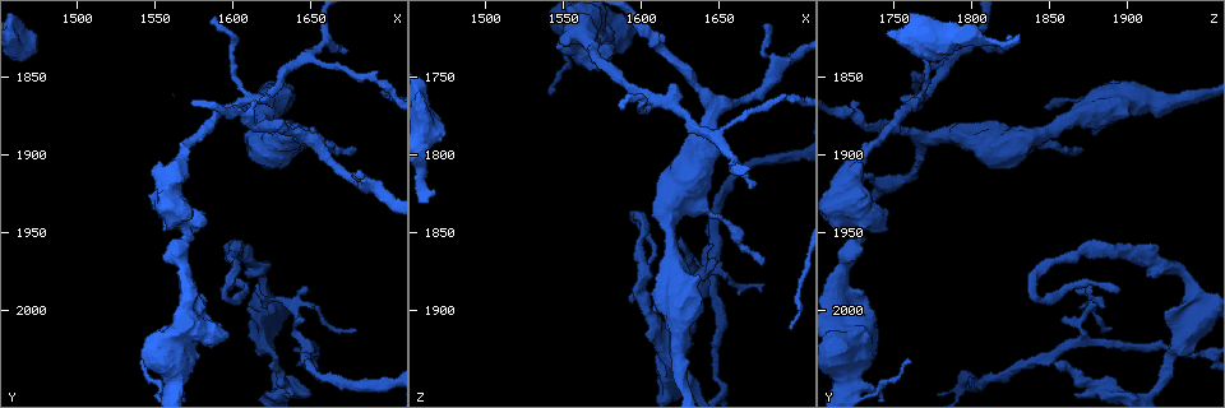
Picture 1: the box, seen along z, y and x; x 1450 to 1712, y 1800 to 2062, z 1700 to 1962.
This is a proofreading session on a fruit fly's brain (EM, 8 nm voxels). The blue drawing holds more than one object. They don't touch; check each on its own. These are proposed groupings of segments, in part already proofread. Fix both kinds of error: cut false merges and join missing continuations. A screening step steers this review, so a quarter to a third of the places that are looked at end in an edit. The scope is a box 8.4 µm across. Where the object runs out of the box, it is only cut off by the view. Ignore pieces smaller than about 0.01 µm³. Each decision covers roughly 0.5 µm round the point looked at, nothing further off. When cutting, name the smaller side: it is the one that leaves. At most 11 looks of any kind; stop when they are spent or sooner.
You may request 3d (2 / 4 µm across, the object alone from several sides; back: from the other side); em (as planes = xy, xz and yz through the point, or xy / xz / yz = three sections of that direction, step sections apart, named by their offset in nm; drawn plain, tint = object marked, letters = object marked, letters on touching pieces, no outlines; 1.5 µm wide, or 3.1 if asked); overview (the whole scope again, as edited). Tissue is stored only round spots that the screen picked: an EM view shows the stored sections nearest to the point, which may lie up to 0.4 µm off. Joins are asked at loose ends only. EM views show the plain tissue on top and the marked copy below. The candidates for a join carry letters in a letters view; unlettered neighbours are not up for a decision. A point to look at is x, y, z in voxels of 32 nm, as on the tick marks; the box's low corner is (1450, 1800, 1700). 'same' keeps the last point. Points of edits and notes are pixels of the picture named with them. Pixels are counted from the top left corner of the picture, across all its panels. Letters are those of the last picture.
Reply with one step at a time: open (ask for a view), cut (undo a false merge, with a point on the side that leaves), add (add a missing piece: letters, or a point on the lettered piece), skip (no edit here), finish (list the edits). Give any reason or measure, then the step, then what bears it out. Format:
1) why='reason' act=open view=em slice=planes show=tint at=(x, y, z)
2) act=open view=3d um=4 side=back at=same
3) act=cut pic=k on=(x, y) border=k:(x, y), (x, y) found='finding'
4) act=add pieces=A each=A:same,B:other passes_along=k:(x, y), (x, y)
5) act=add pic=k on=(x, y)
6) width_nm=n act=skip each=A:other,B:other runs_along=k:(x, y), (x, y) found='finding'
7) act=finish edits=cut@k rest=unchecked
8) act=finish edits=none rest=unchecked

why='abrupt turn' act=open view=em slice=yz step=8 show=letters at=(1568, 1944, 1730)

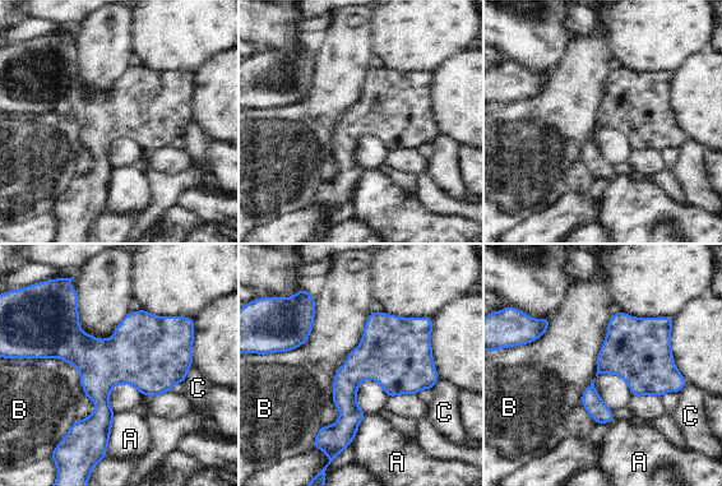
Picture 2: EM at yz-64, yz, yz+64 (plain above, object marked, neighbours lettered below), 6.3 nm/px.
why='cut it another way' act=open view=em slice=planes show=letters at=same

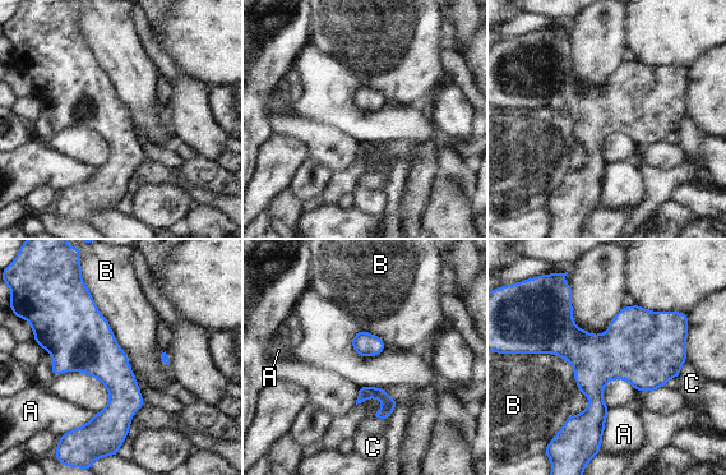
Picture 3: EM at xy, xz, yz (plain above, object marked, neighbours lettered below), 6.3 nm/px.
longest_contact=B:800nm act=skip each=A:other,B:other,C:other border=3:(82, 280), (123, 350), (139, 388) found='one cell here'

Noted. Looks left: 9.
why='sharp bend' act=open view=3d um=2 side=back at=(1594, 1992, 1838)

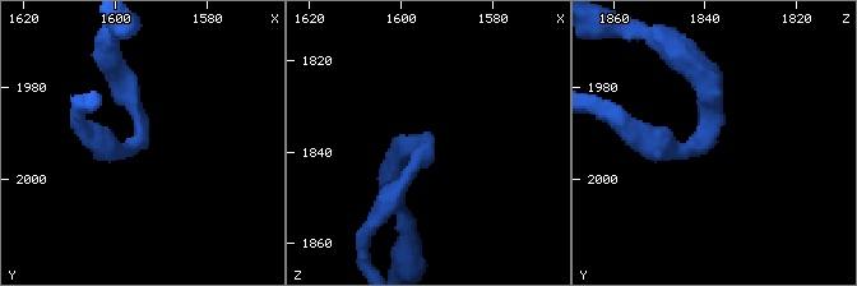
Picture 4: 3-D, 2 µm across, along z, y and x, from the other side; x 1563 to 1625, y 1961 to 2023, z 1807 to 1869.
act=open view=em slice=planes show=letters at=(1595, 1990, 1839)

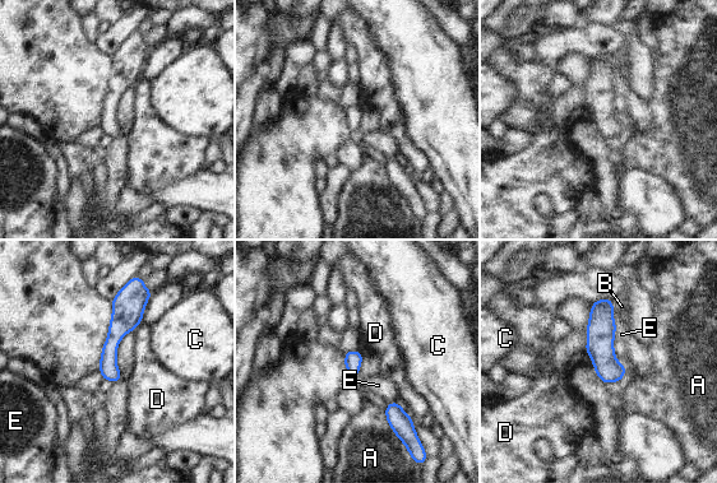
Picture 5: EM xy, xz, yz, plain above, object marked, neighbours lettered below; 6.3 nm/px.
width_nm=100 act=skip each=A:other,B:other,C:other,D:other,E:other runs_along=5:(132, 288), (106, 376) found='all the same cell'

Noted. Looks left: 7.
why='long arm stops here' act=open view=3d um=4 at=(1596, 1988, 1894)

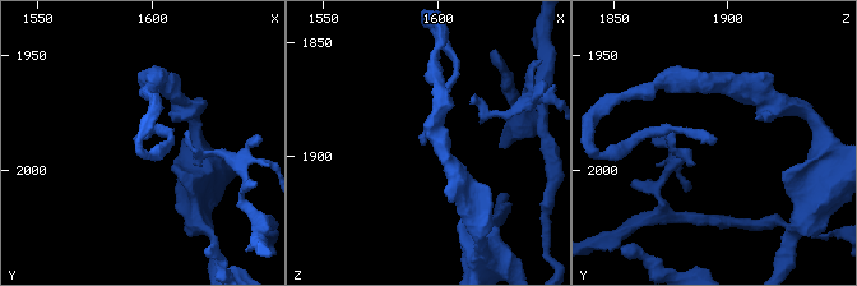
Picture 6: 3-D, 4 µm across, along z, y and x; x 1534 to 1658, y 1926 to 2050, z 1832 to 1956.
why='need the tissue' act=open view=em slice=xz step=8 show=letters at=(1594, 1989, 1894)

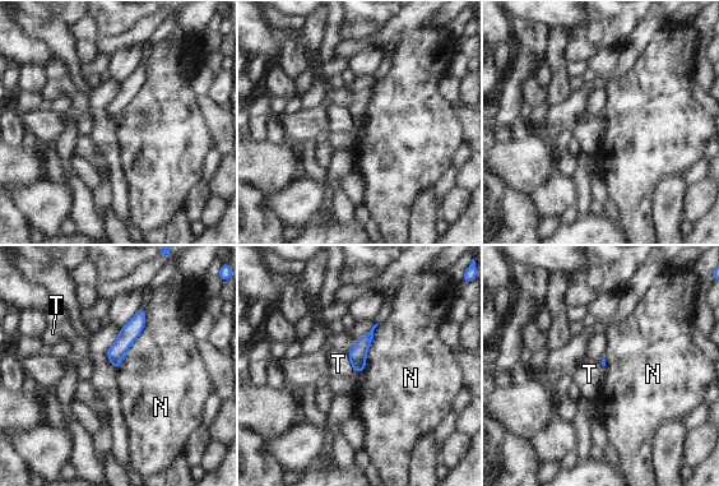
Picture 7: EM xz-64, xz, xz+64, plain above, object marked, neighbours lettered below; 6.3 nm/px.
act=skip each=N:other,T:other runs_along=7:(142, 311), (115, 352), (115, 364) found='no lettered piece goes on from it'

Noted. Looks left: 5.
why='calibre changes' act=open view=em slice=xz step=8 show=tint at=(1620, 1884, 1854)

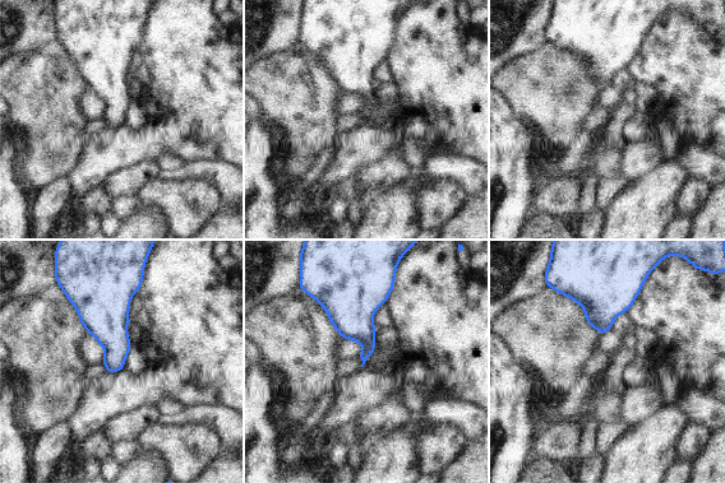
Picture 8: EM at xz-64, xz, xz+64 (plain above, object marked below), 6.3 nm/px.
act=open view=em slice=yz step=8 show=letters at=same

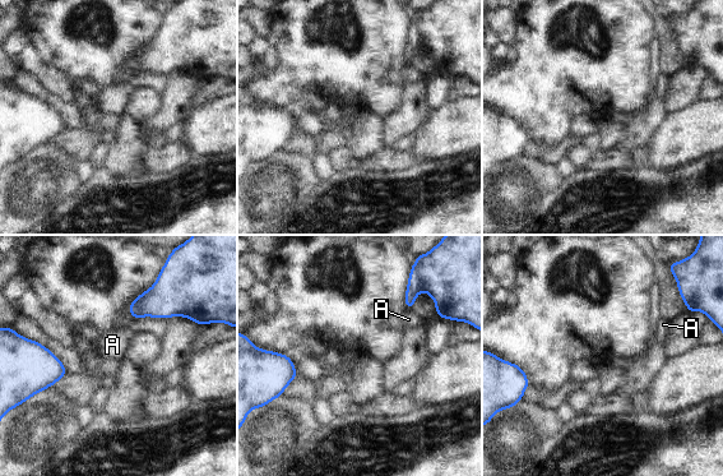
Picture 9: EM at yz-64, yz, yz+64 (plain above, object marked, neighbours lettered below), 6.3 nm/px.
act=skip each=A:other border=9:(171, 317), (139, 317), (134, 320) found='one cell here'

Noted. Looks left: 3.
act=finish edits=none rest=unchecked

